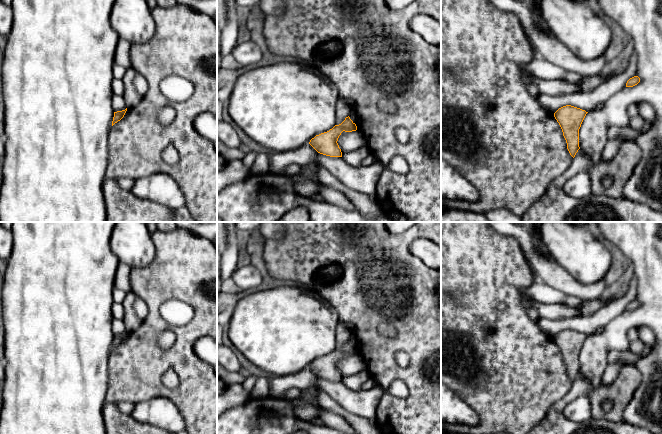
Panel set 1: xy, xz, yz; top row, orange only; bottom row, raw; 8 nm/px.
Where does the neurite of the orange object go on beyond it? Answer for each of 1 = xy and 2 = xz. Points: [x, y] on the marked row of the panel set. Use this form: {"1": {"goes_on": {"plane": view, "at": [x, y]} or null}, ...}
{"1": {"goes_on": null}, "2": {"goes_on": null}}

